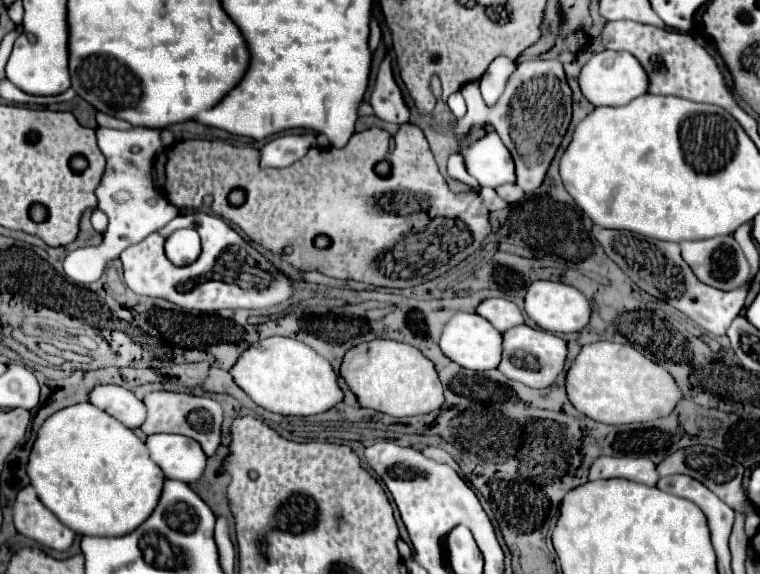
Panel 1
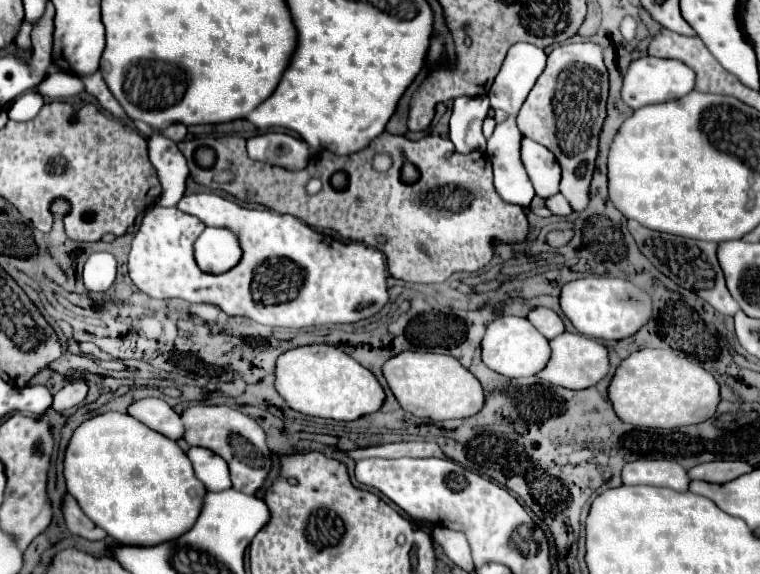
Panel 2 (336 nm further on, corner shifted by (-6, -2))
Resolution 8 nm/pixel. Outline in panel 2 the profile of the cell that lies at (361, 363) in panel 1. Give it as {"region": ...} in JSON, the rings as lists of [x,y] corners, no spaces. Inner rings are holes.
{"region":[[[401,351],[383,365],[383,377],[403,411],[433,421],[471,417],[483,407],[481,383],[453,357],[429,351]]]}

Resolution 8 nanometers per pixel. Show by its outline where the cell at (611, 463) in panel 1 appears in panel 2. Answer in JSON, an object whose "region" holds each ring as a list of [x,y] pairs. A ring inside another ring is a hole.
{"region":[[[647,454],[641,459],[627,463],[621,469],[621,479],[627,487],[649,485],[649,487],[669,487],[675,491],[687,491],[689,487],[687,471],[677,461],[661,455],[649,457]]]}

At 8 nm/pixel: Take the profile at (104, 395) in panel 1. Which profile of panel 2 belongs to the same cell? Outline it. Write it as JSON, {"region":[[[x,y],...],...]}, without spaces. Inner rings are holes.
{"region":[[[149,397],[133,401],[127,407],[127,413],[169,439],[179,439],[183,435],[181,417],[163,399]]]}

